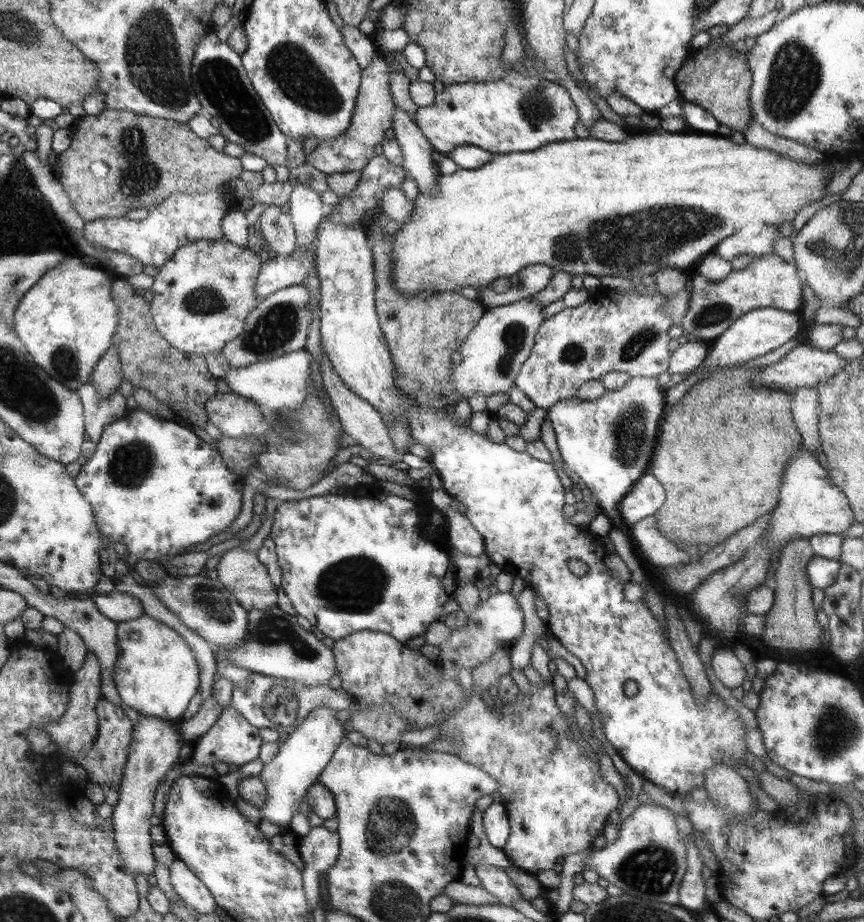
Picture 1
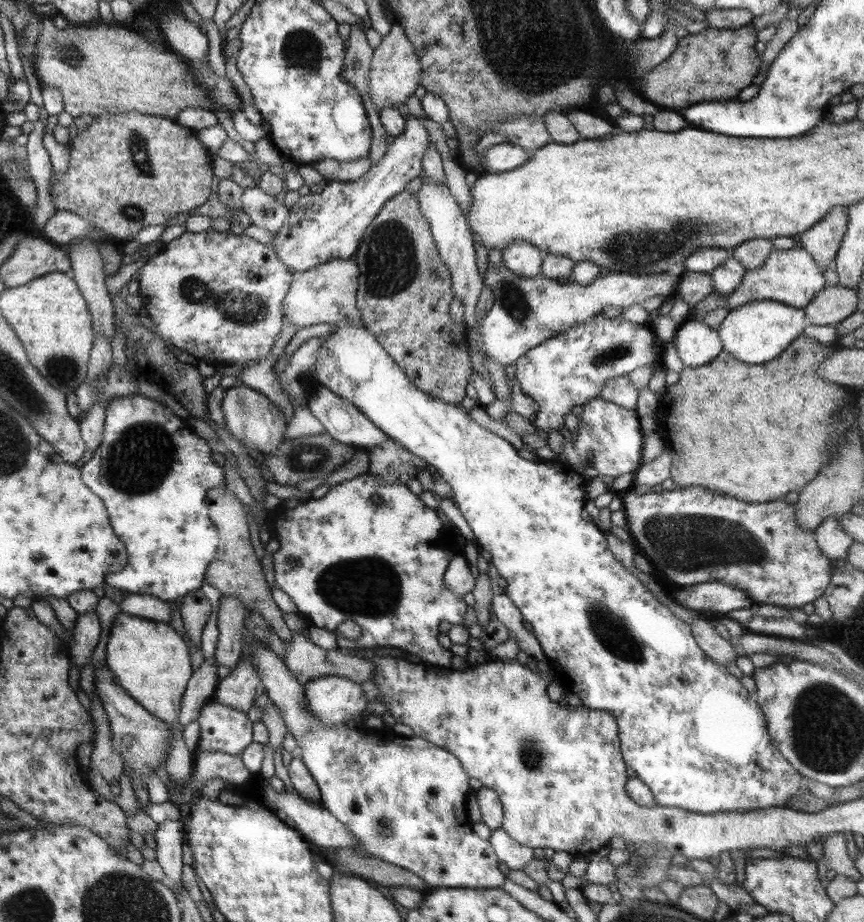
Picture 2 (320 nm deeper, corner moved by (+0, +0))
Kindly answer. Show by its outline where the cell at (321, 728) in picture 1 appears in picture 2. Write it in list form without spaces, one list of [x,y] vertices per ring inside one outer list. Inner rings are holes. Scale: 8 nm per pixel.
[[[325,676],[309,680],[305,685],[307,709],[314,717],[330,726],[346,725],[348,720],[360,720],[360,714],[367,708],[369,698],[364,695],[360,683],[343,676]]]

